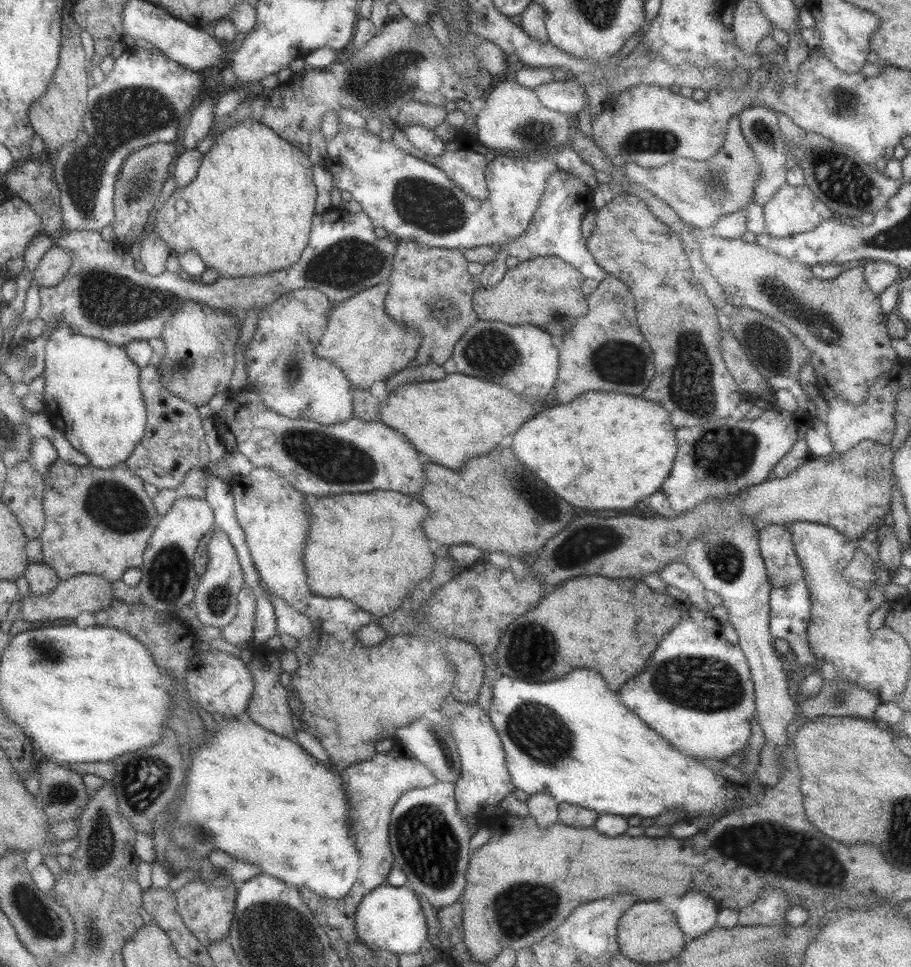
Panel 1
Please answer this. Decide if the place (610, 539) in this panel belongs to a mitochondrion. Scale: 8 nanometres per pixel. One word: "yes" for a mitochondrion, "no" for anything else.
yes

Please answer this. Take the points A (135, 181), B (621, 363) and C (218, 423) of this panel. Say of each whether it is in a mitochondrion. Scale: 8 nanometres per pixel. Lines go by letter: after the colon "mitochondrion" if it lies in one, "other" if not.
A: mitochondrion
B: mitochondrion
C: other

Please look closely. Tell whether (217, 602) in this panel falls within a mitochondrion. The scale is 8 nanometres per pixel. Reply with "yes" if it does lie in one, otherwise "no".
yes

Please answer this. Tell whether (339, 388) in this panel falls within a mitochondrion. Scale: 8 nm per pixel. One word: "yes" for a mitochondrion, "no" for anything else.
no

